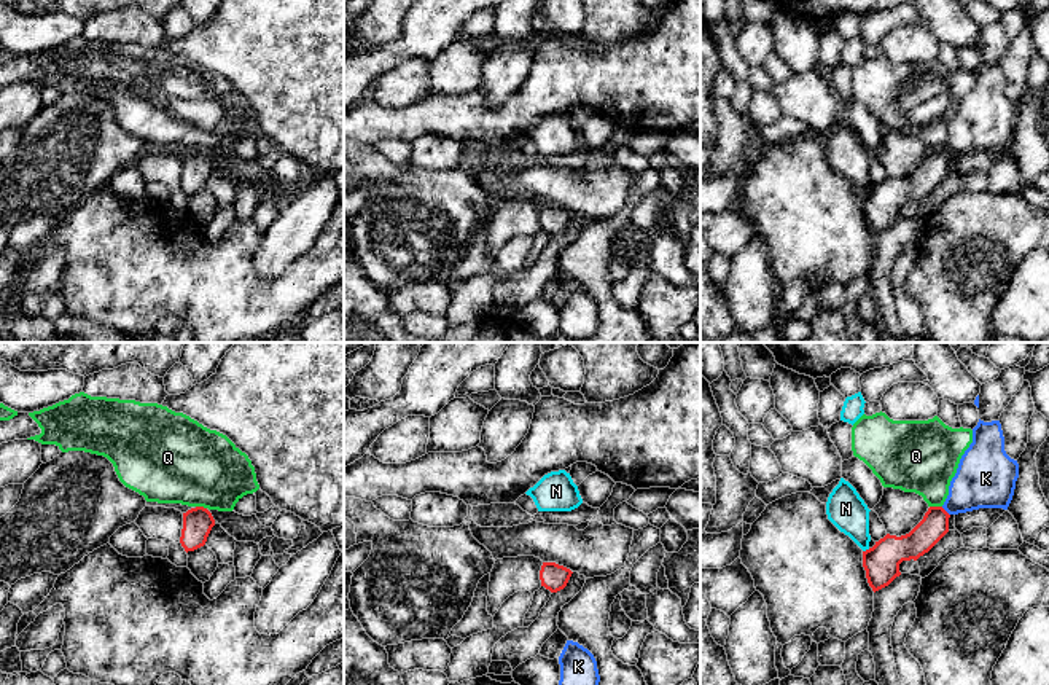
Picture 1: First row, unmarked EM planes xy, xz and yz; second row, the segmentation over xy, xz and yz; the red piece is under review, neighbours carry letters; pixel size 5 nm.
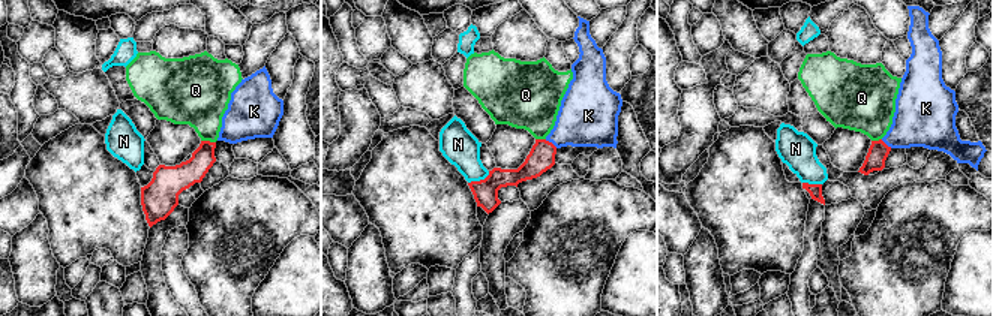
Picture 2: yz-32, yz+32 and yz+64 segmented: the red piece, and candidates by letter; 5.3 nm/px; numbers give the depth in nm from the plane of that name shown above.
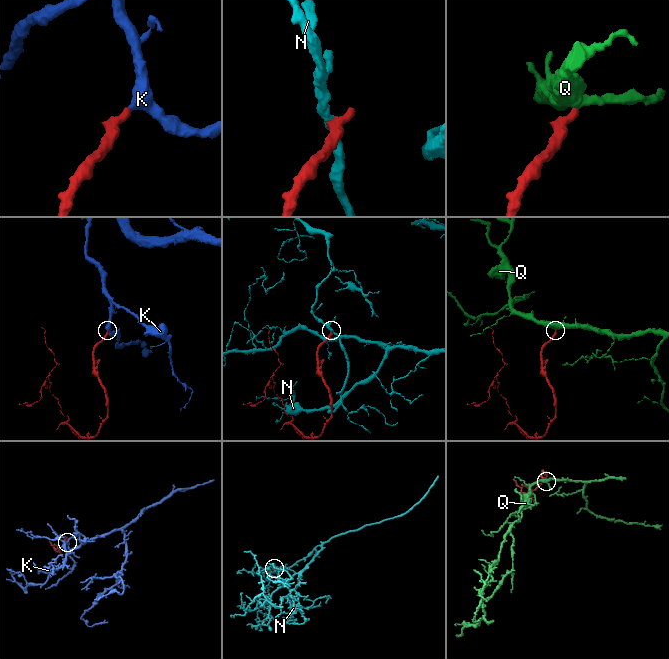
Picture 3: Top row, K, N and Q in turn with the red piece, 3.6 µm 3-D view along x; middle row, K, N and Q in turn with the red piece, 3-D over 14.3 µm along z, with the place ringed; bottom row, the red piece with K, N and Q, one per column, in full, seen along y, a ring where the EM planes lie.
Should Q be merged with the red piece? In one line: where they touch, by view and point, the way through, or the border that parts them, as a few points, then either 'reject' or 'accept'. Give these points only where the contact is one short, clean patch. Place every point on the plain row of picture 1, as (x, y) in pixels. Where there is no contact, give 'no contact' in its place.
meets red in yz at (936, 150); border along yz (930, 148), (941, 150); reject

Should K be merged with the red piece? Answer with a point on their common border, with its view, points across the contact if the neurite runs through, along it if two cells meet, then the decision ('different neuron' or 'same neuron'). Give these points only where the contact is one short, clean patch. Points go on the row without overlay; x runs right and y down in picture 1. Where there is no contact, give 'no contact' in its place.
meets red in yz at (946, 155); runs through yz (935, 168), (946, 155), (984, 123); same neuron

